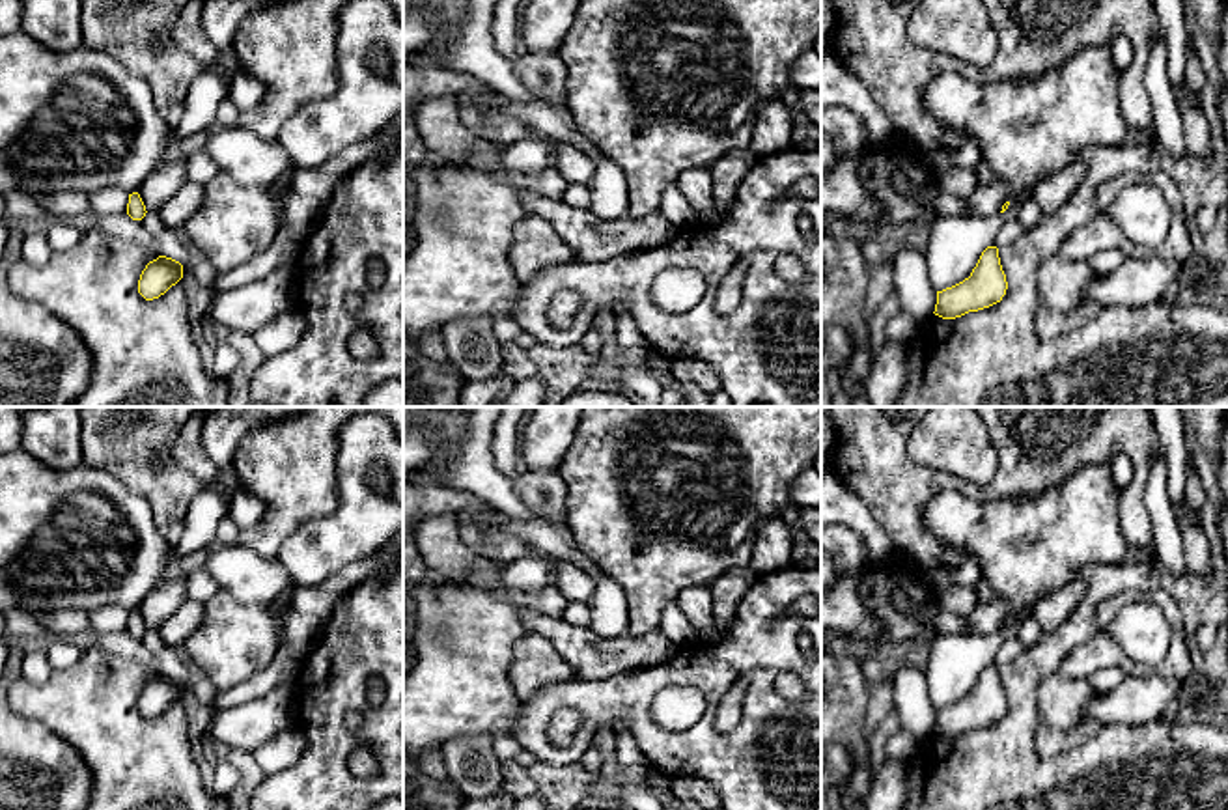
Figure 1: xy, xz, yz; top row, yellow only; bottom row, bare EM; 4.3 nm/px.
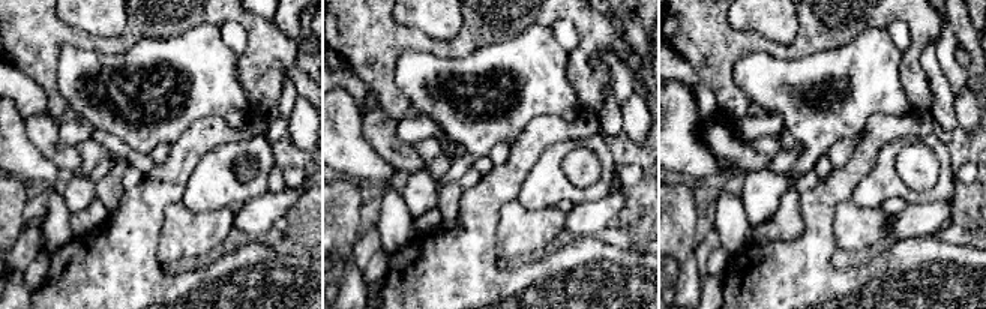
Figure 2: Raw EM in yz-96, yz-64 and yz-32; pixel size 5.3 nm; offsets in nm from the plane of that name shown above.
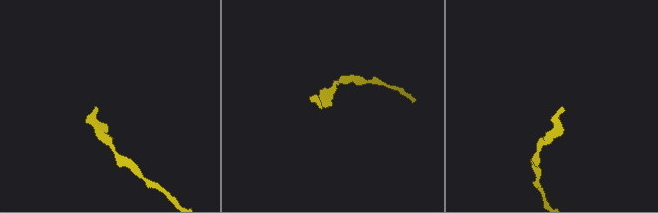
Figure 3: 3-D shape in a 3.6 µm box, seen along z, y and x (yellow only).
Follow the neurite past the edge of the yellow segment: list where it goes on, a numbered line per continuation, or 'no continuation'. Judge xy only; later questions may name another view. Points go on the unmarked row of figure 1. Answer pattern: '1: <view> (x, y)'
1: xy (79, 538)

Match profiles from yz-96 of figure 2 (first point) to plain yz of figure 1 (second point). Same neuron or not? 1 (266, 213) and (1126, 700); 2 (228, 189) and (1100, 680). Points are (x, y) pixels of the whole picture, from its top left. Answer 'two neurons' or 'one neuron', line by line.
1: one neuron
2: two neurons

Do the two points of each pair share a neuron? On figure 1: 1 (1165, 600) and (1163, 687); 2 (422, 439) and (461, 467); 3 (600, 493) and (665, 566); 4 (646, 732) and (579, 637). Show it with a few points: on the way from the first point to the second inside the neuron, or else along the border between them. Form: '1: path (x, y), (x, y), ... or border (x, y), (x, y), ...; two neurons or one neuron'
1: border (1128, 674), (1159, 674), (1184, 680); two neurons
2: border (460, 439), (441, 463), (422, 471); two neurons
3: path (622, 517), (627, 525), (629, 557), (641, 560); one neuron
4: border (650, 665), (626, 669), (605, 678), (575, 678); two neurons

